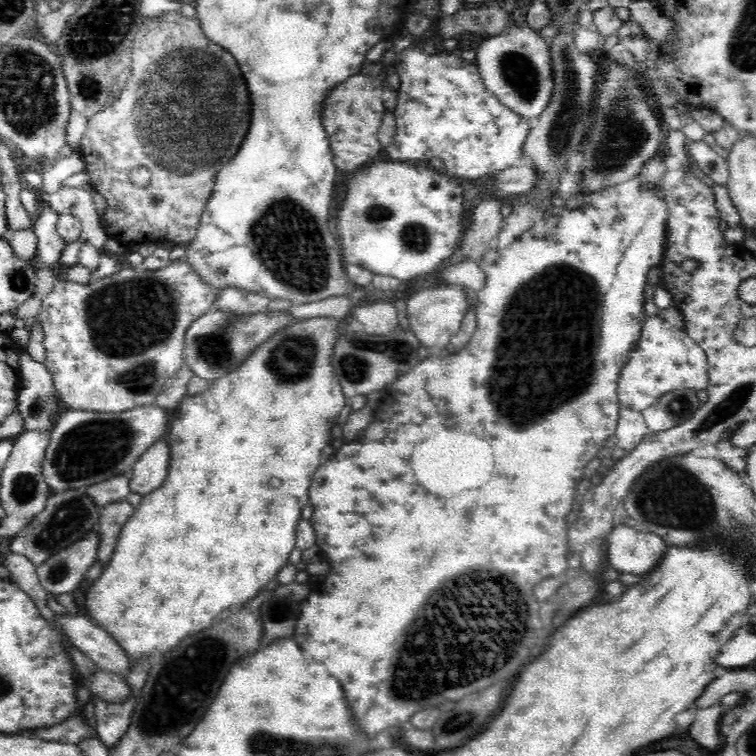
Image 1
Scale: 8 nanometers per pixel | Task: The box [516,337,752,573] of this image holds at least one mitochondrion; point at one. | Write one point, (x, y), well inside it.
(680, 498)

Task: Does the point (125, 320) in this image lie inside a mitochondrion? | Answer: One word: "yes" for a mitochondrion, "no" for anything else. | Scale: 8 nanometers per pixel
yes

